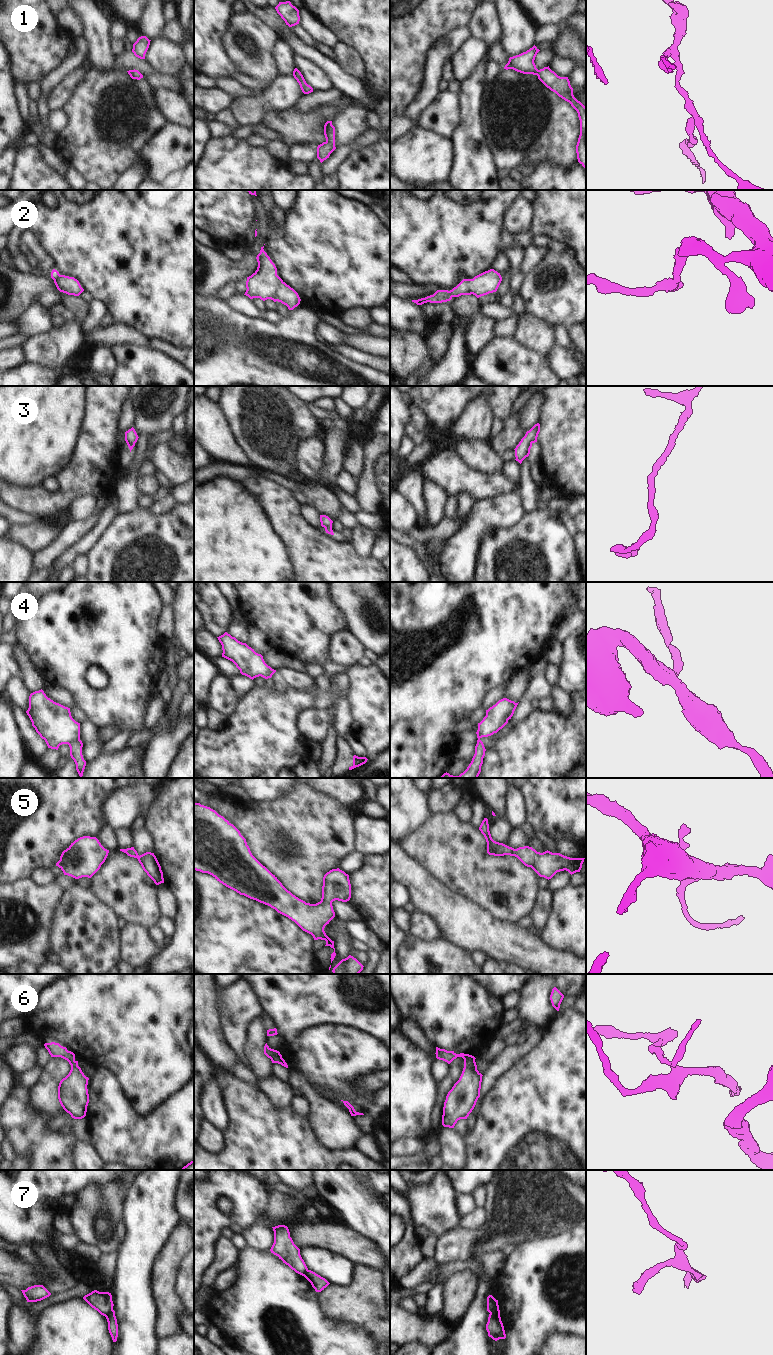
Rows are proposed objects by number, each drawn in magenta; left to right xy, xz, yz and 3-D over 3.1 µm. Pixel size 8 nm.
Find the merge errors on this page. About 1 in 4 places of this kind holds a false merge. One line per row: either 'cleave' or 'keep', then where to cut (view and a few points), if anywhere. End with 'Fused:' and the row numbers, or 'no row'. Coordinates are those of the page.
1: keep; cut none
2: keep; cut none
3: keep; cut none
4: cleave; cut xy (79, 738), (68, 744)
5: keep; cut none
6: keep; cut none
7: cleave; cut yz (497, 1302), (489, 1312)
Fused: 4, 7

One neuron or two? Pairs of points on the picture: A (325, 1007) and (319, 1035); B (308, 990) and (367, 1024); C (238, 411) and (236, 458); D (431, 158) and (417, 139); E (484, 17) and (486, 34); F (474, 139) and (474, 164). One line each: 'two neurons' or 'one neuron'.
A: two neurons
B: one neuron
C: two neurons
D: one neuron
E: one neuron
F: one neuron

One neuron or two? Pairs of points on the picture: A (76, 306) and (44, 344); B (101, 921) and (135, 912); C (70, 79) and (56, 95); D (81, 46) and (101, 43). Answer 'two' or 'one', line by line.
A: two
B: two
C: one
D: two

